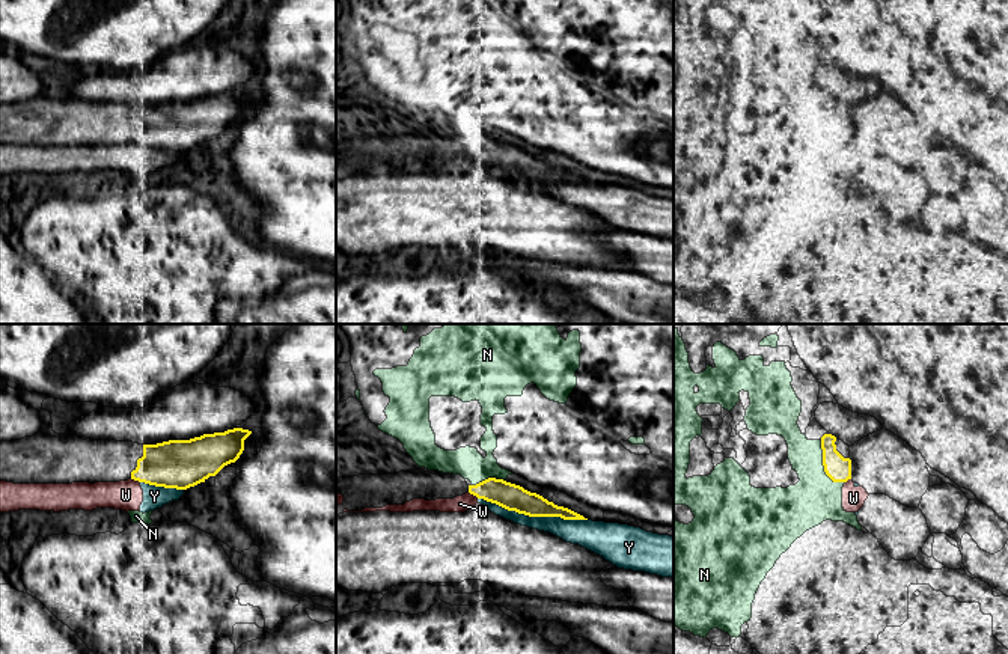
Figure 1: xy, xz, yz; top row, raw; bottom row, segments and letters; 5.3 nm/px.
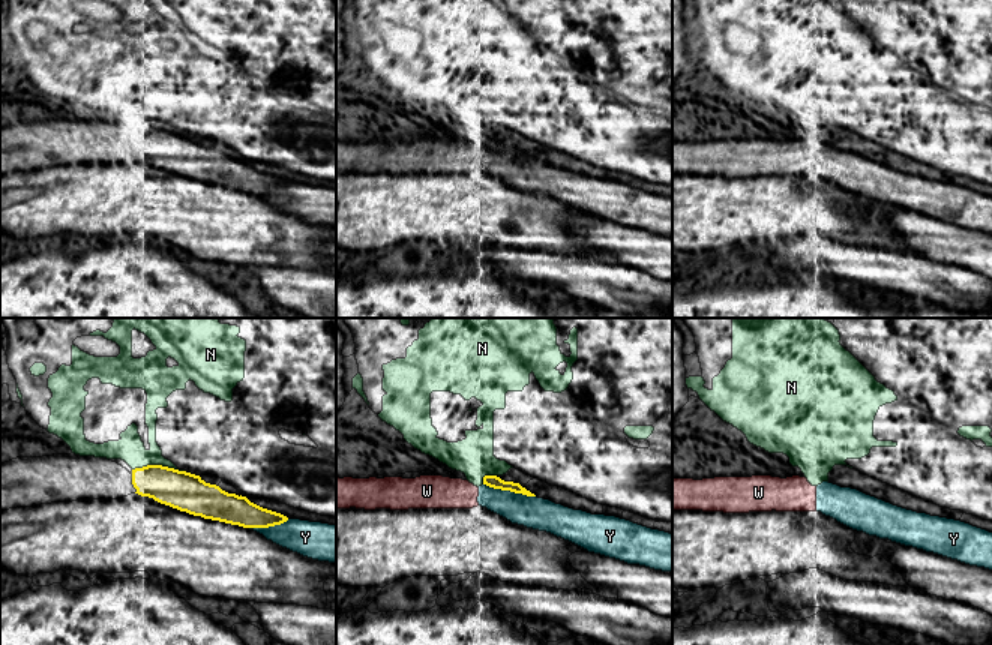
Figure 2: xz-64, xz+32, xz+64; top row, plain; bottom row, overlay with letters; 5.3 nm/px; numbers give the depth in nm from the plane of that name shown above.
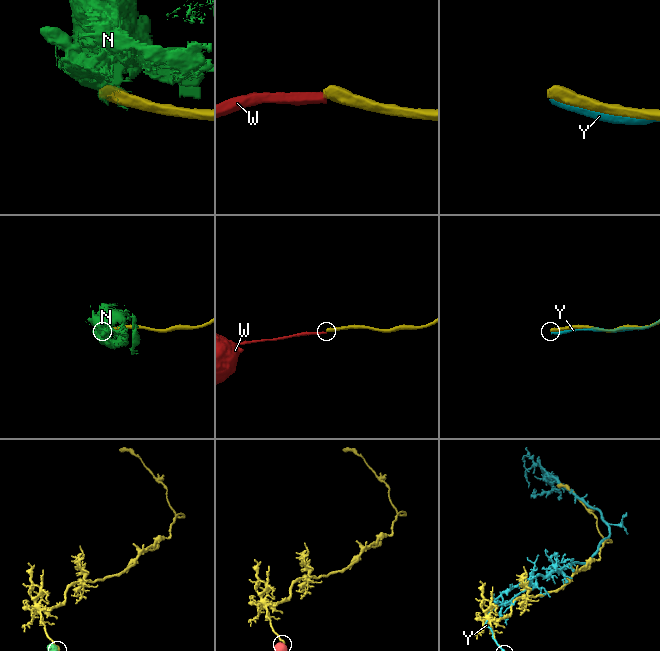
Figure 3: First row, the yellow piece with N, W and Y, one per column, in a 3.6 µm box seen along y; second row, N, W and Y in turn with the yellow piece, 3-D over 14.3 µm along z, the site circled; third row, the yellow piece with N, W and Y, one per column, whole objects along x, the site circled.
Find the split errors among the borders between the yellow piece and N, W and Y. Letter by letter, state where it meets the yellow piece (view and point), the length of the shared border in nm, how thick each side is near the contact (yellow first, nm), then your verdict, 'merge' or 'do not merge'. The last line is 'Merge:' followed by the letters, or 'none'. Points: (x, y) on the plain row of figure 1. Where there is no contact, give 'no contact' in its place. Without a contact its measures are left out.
N: yz (823, 127) | 260 nm | 140/260 nm | do not merge
W: xz (473, 157) | 70 nm | 140/90 nm | do not merge
Y: xz (532, 178) | 600 nm | 140/130 nm | do not merge
Merge: none

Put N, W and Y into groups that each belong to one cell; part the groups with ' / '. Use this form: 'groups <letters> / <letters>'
groups N / W Y

